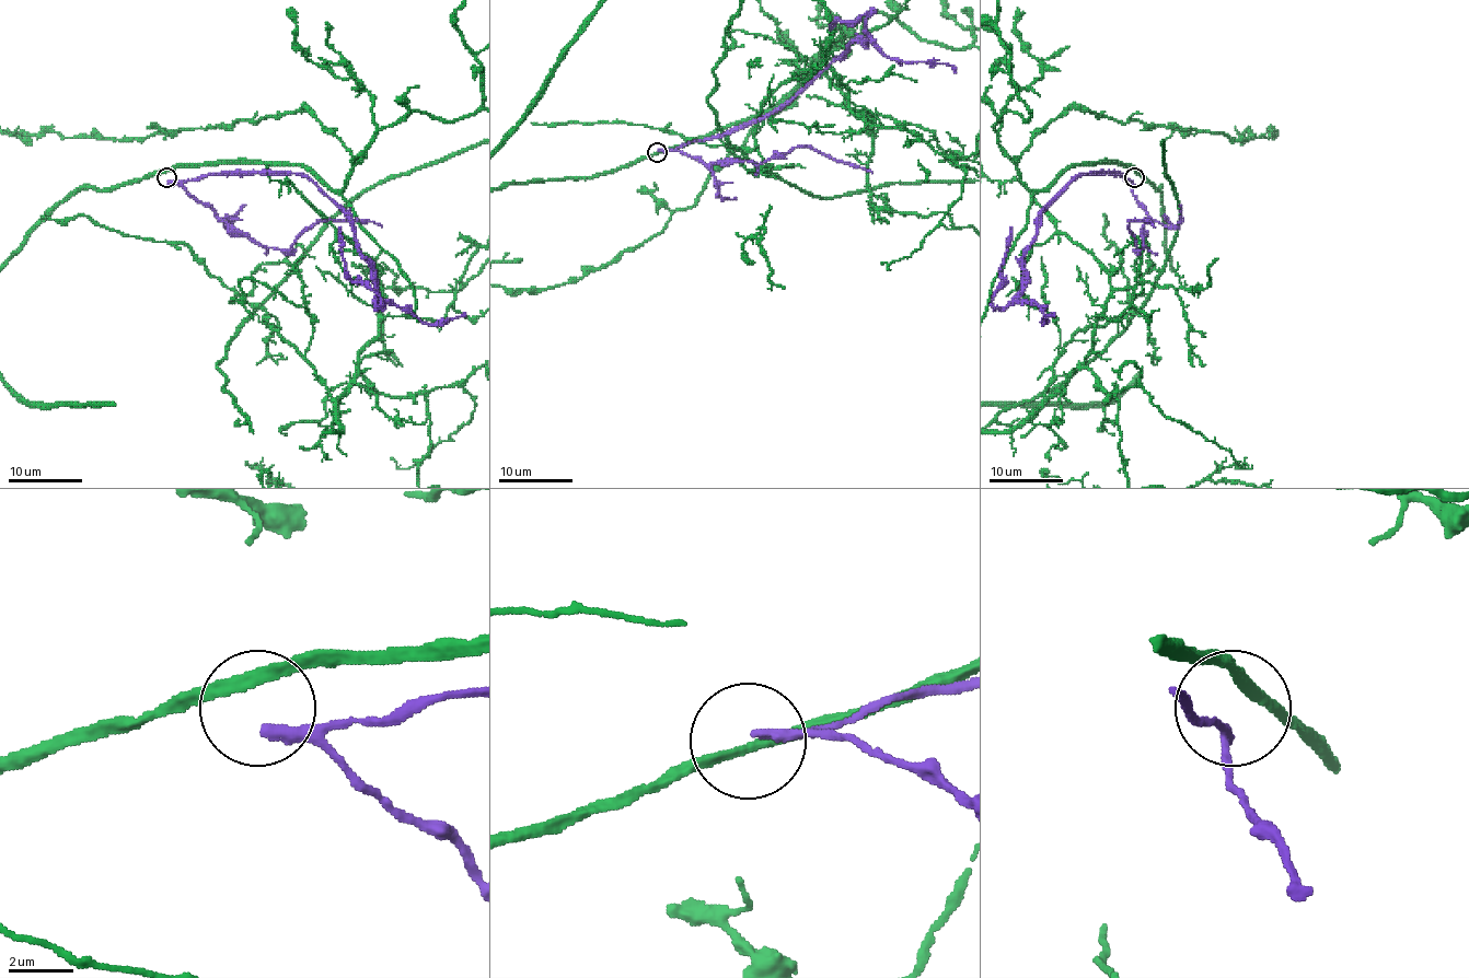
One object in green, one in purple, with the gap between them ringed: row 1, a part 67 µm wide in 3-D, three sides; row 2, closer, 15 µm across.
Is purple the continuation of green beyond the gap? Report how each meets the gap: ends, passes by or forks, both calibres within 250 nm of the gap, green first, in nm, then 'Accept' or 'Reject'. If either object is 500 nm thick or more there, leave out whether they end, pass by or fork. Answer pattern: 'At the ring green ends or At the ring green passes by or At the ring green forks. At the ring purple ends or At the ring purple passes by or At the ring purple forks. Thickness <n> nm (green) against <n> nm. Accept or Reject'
At the ring green passes by. At the ring purple ends. Thickness 320 nm (green) against 320 nm. Reject

